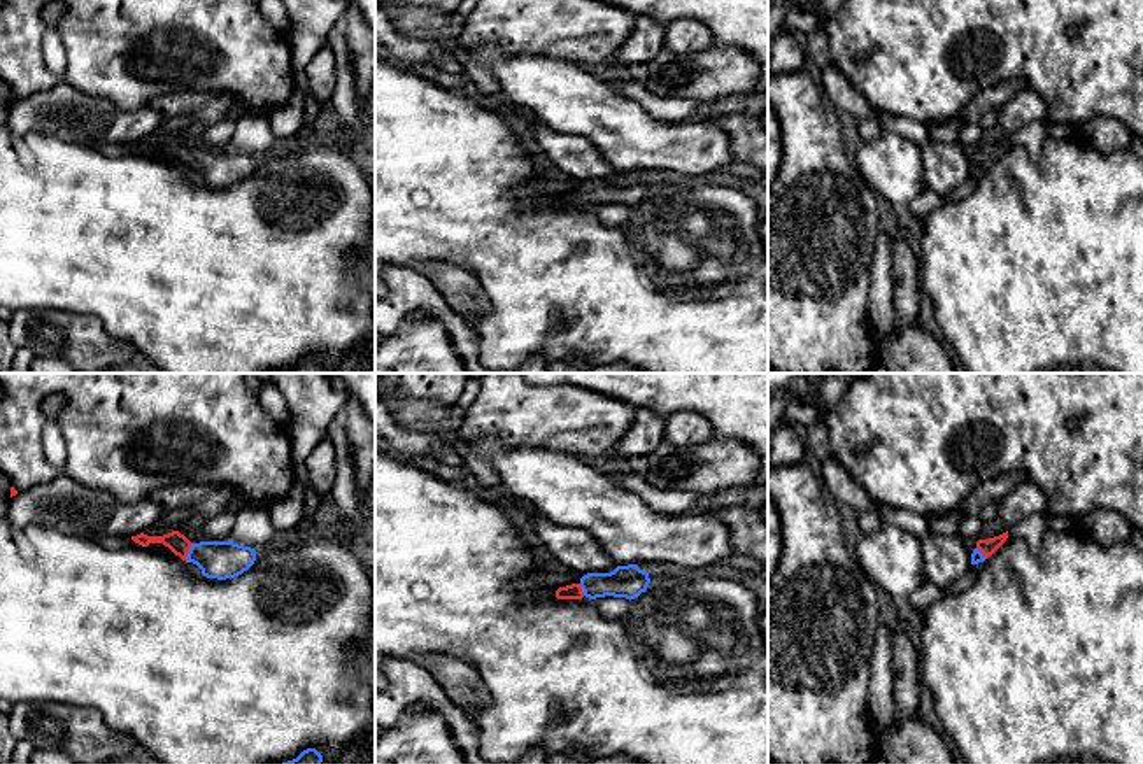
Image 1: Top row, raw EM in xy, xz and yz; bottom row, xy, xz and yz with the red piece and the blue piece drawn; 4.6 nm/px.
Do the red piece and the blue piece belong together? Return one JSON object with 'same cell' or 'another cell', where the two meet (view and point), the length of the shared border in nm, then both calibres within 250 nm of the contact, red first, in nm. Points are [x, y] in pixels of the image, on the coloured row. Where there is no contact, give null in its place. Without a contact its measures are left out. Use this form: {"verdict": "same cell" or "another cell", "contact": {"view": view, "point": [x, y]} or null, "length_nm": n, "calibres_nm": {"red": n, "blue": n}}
{"verdict": "same cell", "contact": {"view": "xy", "point": [188, 551]}, "length_nm": 90, "calibres_nm": {"red": 90, "blue": 180}}

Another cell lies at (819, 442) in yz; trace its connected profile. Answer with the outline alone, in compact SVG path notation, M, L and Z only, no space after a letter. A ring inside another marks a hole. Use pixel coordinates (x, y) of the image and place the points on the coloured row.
M815 422L810 428L806 428L808 435L808 445L812 452L824 463L831 457L831 442L827 436L827 426L826 422Z

